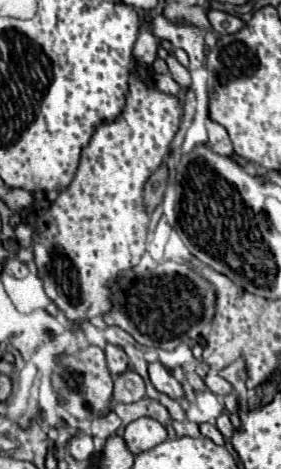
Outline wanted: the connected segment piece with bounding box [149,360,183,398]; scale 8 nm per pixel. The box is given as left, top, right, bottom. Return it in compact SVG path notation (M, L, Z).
M157 360L157 362L151 362L149 364L149 378L153 382L153 386L171 396L171 398L183 398L183 390L181 390L181 384L173 378L173 374Z

